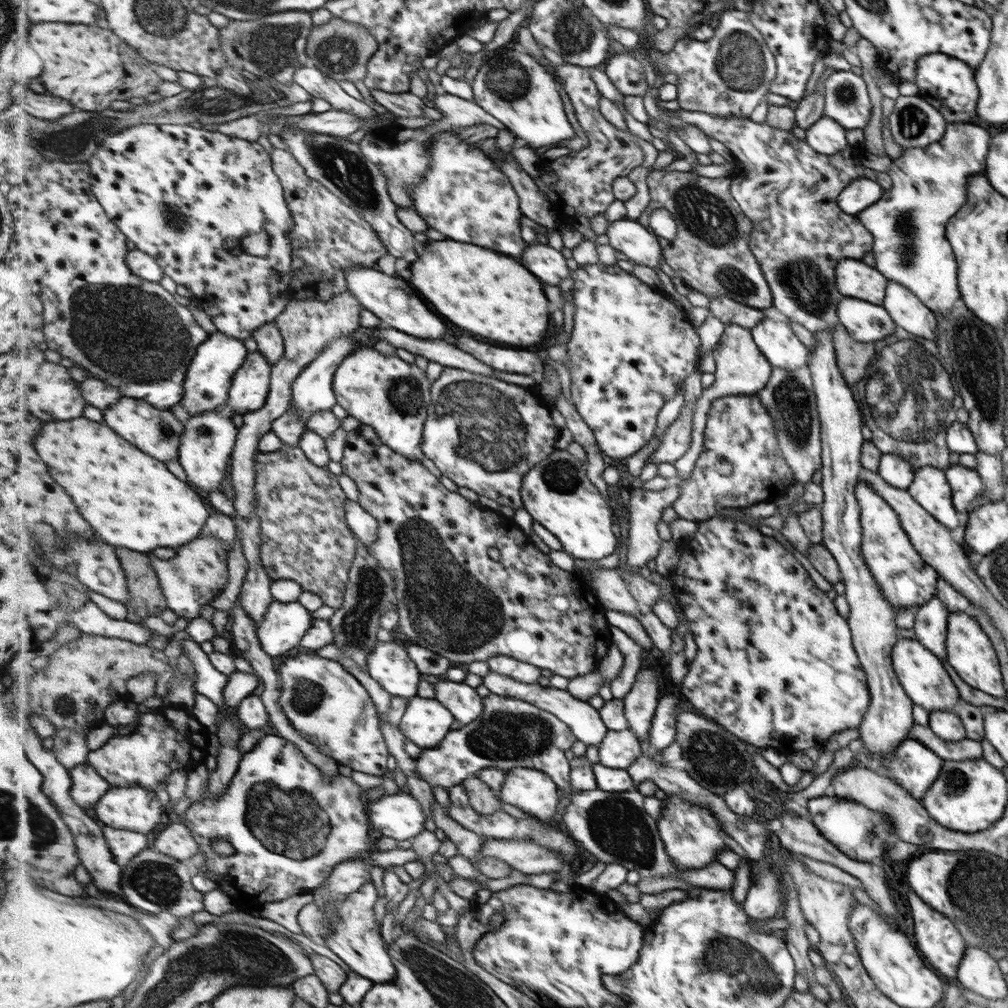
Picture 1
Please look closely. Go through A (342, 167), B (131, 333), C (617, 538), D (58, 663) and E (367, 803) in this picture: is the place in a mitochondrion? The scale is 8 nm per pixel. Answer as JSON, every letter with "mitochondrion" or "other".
{"A":"mitochondrion","B":"mitochondrion","C":"other","D":"other","E":"other"}

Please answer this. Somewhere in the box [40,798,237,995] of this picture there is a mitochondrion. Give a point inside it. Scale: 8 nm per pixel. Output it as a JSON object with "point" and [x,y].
{"point":[157,882]}

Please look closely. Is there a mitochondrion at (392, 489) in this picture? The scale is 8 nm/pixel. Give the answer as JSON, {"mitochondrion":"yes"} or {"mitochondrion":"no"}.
{"mitochondrion":"no"}

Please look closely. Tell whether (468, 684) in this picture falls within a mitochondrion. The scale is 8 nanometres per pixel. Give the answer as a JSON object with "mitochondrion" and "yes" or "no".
{"mitochondrion":"no"}

